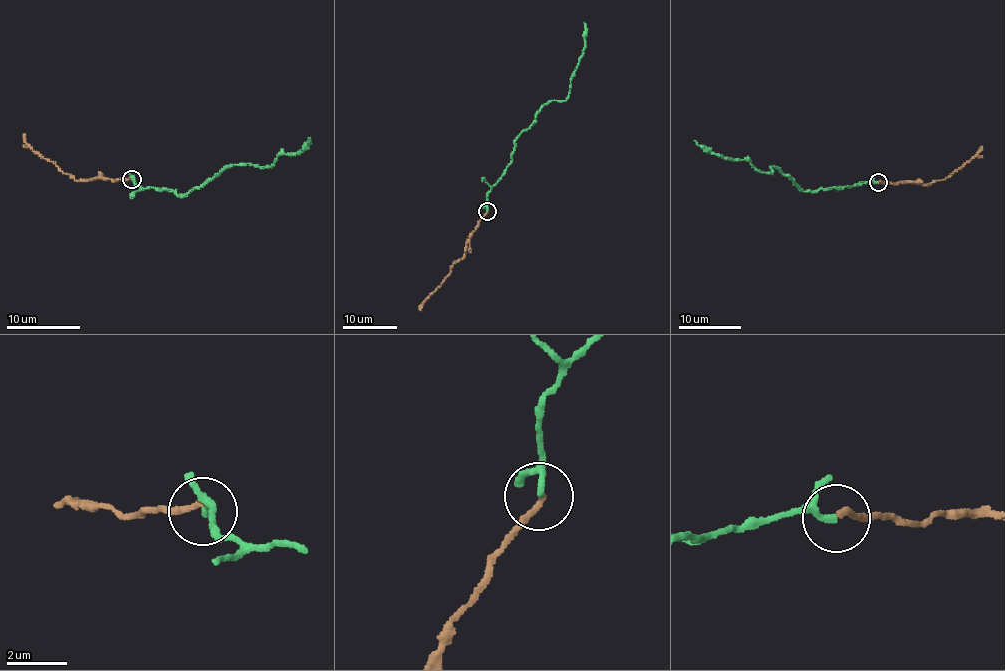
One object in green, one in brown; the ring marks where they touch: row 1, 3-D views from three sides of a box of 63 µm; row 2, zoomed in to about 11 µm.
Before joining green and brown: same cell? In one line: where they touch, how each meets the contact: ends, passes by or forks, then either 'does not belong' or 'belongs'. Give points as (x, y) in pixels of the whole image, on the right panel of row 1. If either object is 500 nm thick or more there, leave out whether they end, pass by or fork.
at (878, 182); green passes by; brown ends there; belongs

